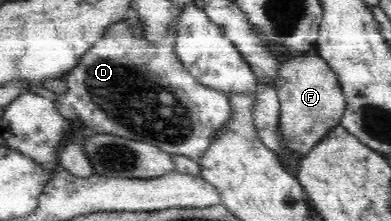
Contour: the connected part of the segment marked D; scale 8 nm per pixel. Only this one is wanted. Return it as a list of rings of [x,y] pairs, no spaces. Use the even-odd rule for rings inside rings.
[[[126,20],[112,23],[82,56],[80,64],[67,73],[64,80],[66,90],[58,96],[57,111],[67,120],[79,118],[86,126],[85,134],[88,137],[104,134],[123,136],[128,140],[151,144],[171,155],[198,159],[208,148],[213,134],[231,115],[229,100],[225,92],[200,84],[180,62],[175,49],[177,20],[168,24],[163,32],[159,39],[148,41]]]

